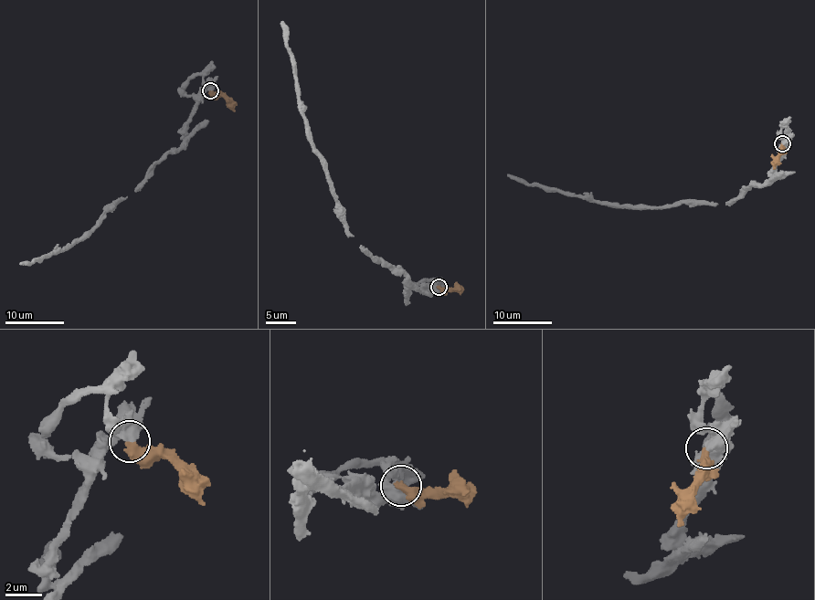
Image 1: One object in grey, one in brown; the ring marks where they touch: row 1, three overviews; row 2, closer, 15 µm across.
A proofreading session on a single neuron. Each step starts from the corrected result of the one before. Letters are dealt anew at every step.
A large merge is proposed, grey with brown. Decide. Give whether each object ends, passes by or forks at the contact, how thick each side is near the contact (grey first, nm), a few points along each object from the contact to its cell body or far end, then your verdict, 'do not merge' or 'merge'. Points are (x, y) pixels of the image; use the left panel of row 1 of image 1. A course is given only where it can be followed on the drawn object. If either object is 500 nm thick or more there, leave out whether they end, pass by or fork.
calibres 600 and 480 nm; course grey (211, 90), (202, 95), (182, 147), (169, 150), (89, 234), (41, 260), (20, 263); course brown (211, 90), (220, 92), (235, 110); merge

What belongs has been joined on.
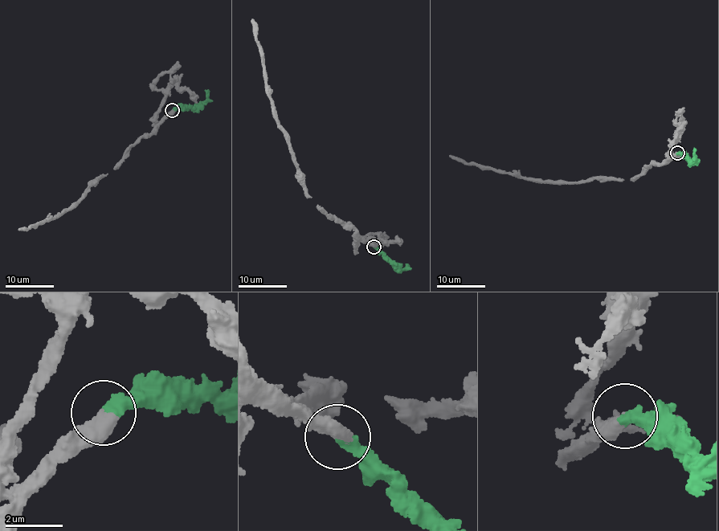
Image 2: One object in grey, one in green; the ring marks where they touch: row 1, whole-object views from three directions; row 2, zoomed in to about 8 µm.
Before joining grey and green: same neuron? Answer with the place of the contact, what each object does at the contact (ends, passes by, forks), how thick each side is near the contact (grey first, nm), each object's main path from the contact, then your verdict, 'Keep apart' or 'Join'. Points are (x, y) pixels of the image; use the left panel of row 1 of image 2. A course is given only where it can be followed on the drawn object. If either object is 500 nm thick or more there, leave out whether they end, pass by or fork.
Place: (172, 110). Thickness 500 nm (grey) against 400 nm. Course of grey: (172, 111), (152, 134), (142, 135), (114, 169), (102, 177), (76, 205), (36, 226), (19, 229). Course of green: (172, 111), (201, 104), (206, 99), (209, 90). Join

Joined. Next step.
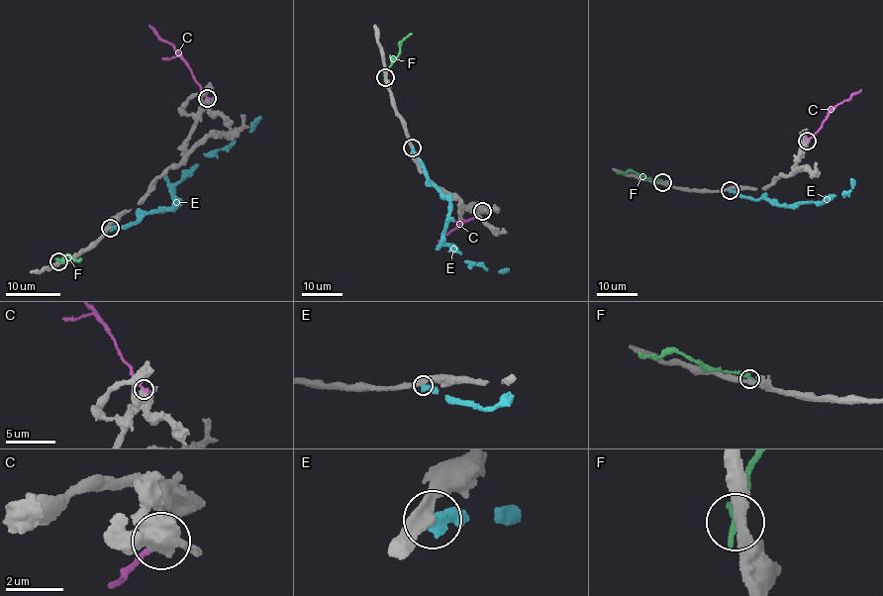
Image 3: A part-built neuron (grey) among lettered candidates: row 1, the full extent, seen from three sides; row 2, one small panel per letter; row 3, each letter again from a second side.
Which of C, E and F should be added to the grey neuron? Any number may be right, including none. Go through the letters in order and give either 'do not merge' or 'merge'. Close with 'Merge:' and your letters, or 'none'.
C: do not merge
E: do not merge
F: do not merge
Merge: none

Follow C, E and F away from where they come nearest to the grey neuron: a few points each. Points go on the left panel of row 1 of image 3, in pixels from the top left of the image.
C: (208, 99), (171, 45), (160, 40), (149, 25)
E: (110, 228), (122, 228), (145, 215), (173, 209), (174, 188), (203, 154), (228, 148), (249, 131), (260, 116)
F: (58, 261), (63, 261), (69, 254), (67, 257), (73, 260), (82, 258)

